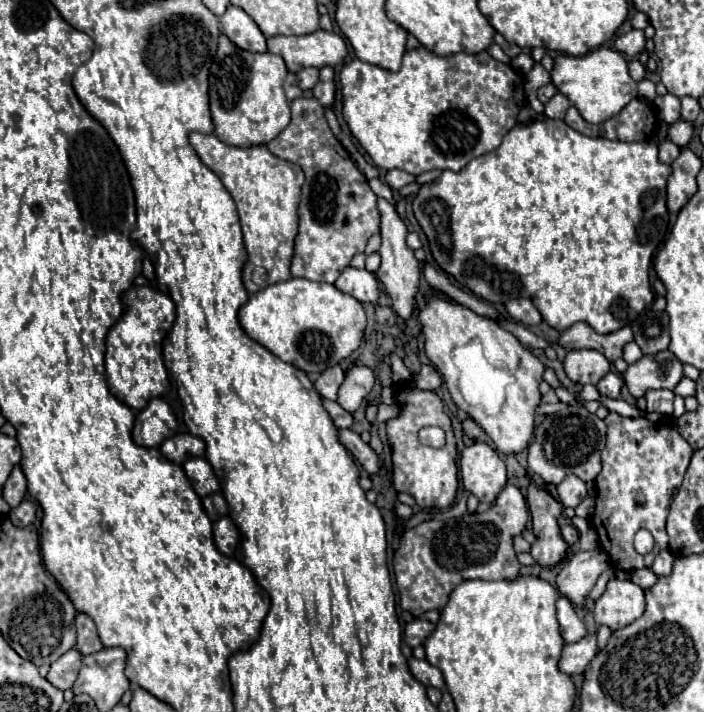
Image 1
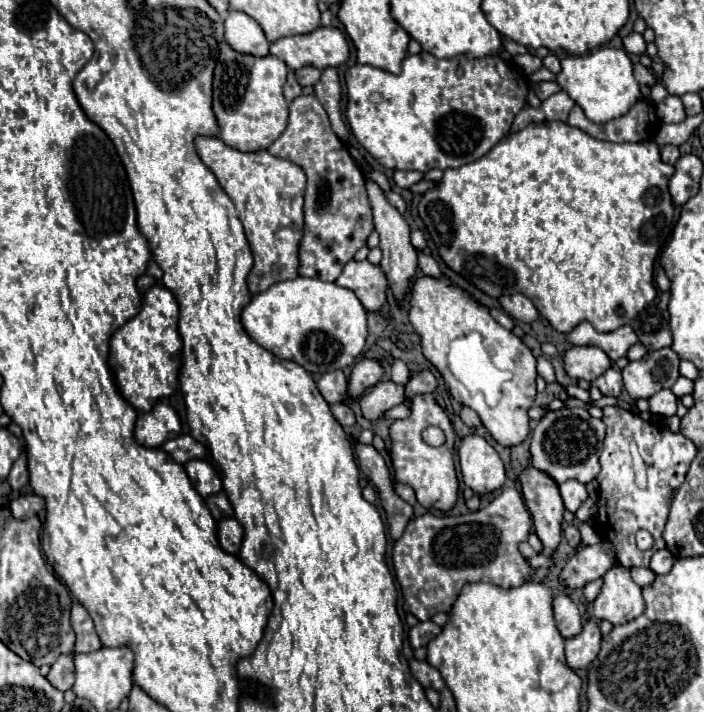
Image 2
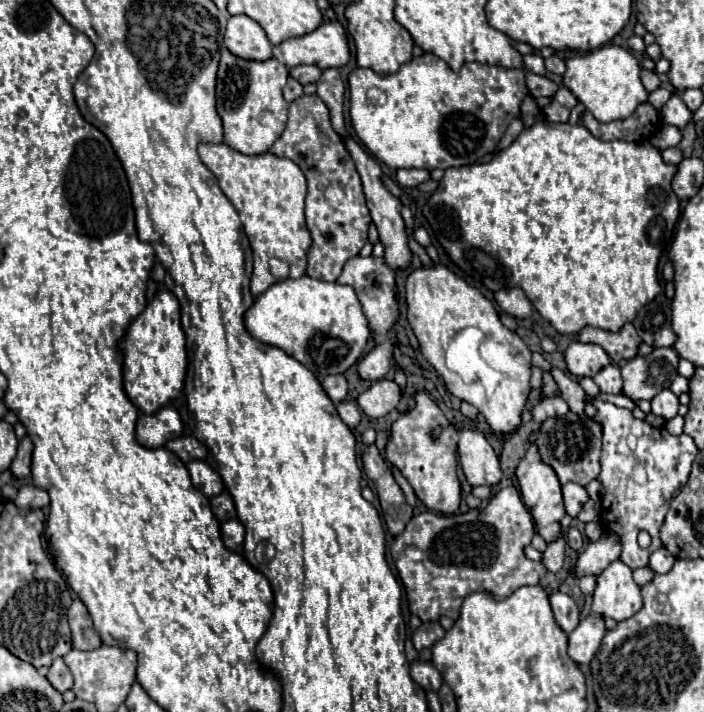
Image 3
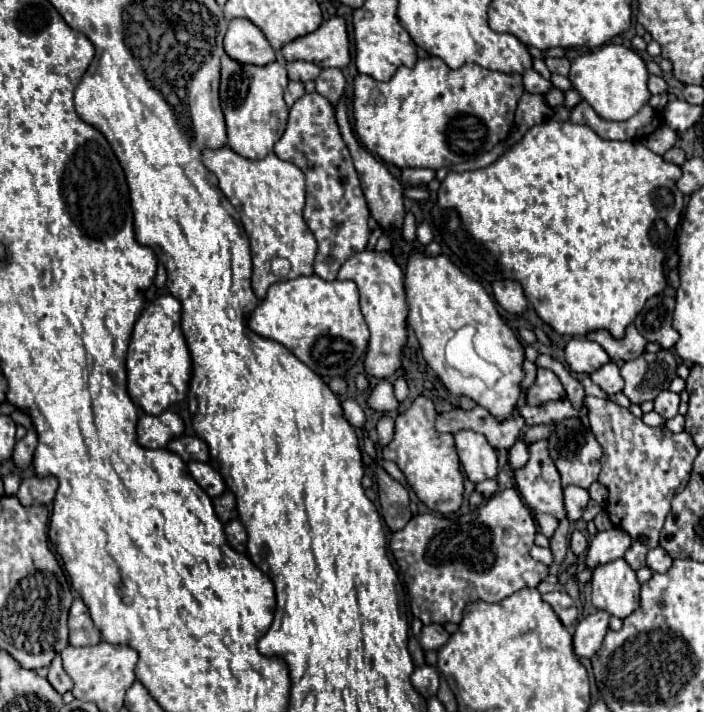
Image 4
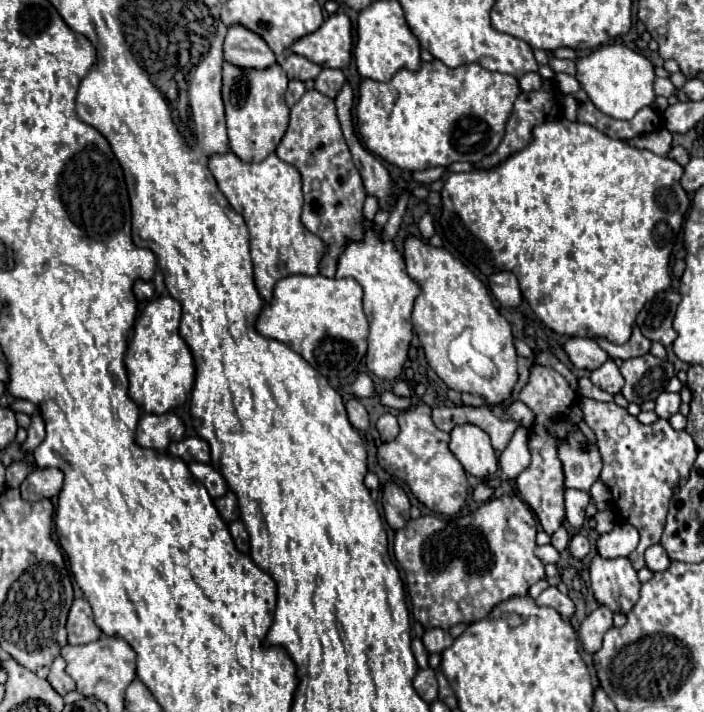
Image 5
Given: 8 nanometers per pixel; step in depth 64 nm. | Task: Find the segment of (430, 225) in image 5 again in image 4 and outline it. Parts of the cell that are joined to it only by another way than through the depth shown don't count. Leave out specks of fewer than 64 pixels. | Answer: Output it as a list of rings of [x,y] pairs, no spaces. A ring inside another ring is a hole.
[[[422,222],[416,229],[417,240],[421,245],[428,245],[434,238],[432,228],[428,223]]]

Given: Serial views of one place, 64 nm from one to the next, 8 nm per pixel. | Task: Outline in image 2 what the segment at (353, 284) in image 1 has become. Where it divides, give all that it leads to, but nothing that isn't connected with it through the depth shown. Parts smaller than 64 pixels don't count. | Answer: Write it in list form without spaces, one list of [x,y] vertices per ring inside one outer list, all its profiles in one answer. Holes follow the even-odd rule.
[[[350,260],[344,266],[336,284],[352,290],[362,302],[362,306],[370,312],[378,312],[380,306],[386,302],[388,290],[386,276],[380,272],[380,266],[372,266],[368,260],[364,262]]]

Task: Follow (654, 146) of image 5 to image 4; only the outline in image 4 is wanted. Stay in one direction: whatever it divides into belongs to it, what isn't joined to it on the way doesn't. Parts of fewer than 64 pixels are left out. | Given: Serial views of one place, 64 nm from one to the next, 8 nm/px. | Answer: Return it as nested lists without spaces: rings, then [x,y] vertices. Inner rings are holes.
[[[662,126],[662,128],[658,128],[652,136],[648,136],[648,140],[644,140],[644,144],[646,144],[652,152],[656,152],[656,154],[662,156],[666,150],[670,150],[670,148],[676,144],[676,138],[678,138],[678,134],[676,134],[672,128]]]

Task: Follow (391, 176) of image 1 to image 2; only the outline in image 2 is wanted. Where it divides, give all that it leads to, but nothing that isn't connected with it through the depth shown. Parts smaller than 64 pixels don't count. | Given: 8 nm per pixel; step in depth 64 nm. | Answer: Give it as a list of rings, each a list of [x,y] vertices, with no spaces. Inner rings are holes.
[[[394,170],[394,176],[392,176],[392,182],[398,188],[410,188],[418,180],[422,180],[422,172],[414,172],[414,170]]]

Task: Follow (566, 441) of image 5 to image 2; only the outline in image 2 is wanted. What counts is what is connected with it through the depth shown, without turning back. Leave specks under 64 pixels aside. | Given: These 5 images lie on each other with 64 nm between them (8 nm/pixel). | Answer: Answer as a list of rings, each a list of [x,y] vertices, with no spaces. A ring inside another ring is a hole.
[[[564,408],[558,412],[548,412],[532,432],[530,462],[536,470],[546,472],[556,484],[562,484],[570,478],[588,484],[600,472],[598,458],[602,452],[604,432],[604,422],[592,418],[584,408]]]

